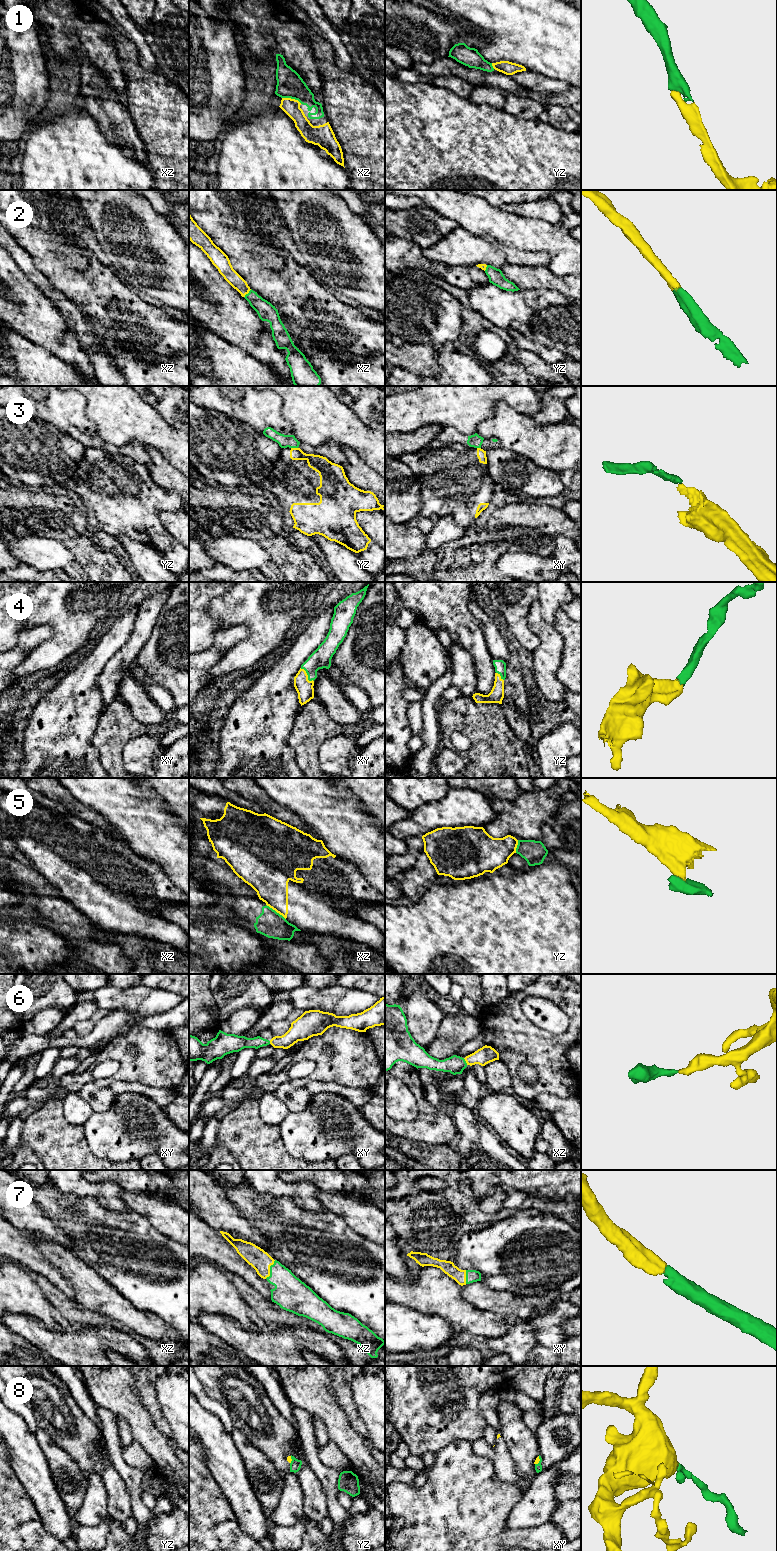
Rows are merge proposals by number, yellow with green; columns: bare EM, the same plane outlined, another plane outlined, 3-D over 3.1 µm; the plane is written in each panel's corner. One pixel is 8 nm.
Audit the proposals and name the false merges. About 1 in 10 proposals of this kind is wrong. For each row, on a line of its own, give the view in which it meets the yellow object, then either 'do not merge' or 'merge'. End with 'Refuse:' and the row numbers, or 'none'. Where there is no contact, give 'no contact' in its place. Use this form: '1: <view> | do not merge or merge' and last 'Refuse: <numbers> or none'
1: xz | merge
2: xz | merge
3: yz | do not merge
4: xy | merge
5: xz | do not merge
6: xz | merge
7: xz | merge
8: xy | merge
Refuse: 3, 5

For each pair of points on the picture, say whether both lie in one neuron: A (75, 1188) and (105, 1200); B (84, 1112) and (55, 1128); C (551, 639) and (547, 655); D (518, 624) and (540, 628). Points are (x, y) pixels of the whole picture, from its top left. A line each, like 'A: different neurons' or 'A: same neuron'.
A: same neuron
B: different neurons
C: same neuron
D: different neurons

